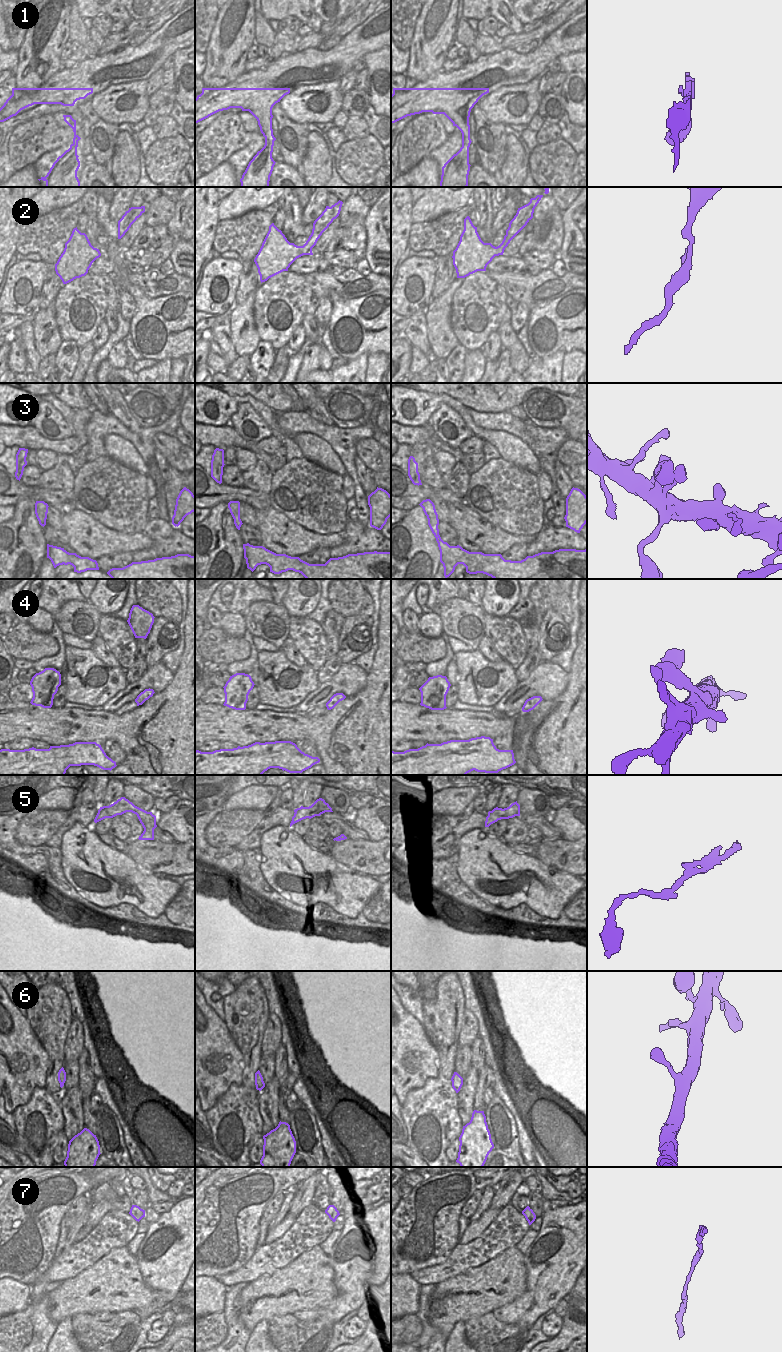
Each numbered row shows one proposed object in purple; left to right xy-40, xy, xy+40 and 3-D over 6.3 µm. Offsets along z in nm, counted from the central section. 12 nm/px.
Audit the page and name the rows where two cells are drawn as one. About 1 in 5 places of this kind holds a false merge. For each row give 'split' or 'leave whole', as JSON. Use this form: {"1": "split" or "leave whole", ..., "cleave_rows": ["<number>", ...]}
{"1": "leave whole", "2": "leave whole", "3": "leave whole", "4": "leave whole", "5": "split", "6": "leave whole", "7": "leave whole", "cleave_rows": ["5"]}

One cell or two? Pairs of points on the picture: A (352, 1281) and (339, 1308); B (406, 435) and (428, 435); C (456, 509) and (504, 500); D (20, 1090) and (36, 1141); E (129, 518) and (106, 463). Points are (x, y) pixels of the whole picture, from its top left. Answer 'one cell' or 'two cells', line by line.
A: one cell
B: one cell
C: two cells
D: two cells
E: one cell

